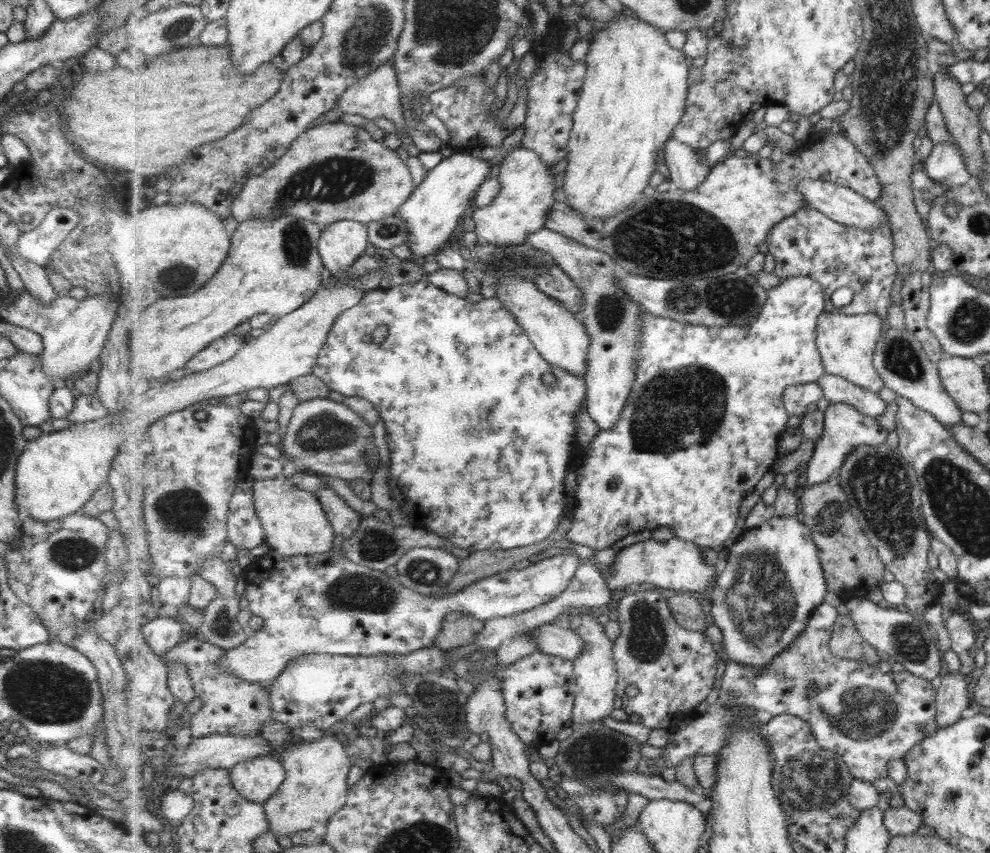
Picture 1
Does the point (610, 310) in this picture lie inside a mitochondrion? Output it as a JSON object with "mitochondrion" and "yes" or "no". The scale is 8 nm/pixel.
{"mitochondrion":"yes"}

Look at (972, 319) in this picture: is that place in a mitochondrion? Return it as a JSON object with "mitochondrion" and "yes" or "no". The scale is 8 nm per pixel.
{"mitochondrion":"yes"}

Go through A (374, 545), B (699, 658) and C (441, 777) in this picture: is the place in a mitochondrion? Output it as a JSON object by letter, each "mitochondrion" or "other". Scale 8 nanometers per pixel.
{"A":"mitochondrion","B":"other","C":"other"}

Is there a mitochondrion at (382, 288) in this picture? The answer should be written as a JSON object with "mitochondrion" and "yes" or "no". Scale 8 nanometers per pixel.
{"mitochondrion":"no"}

